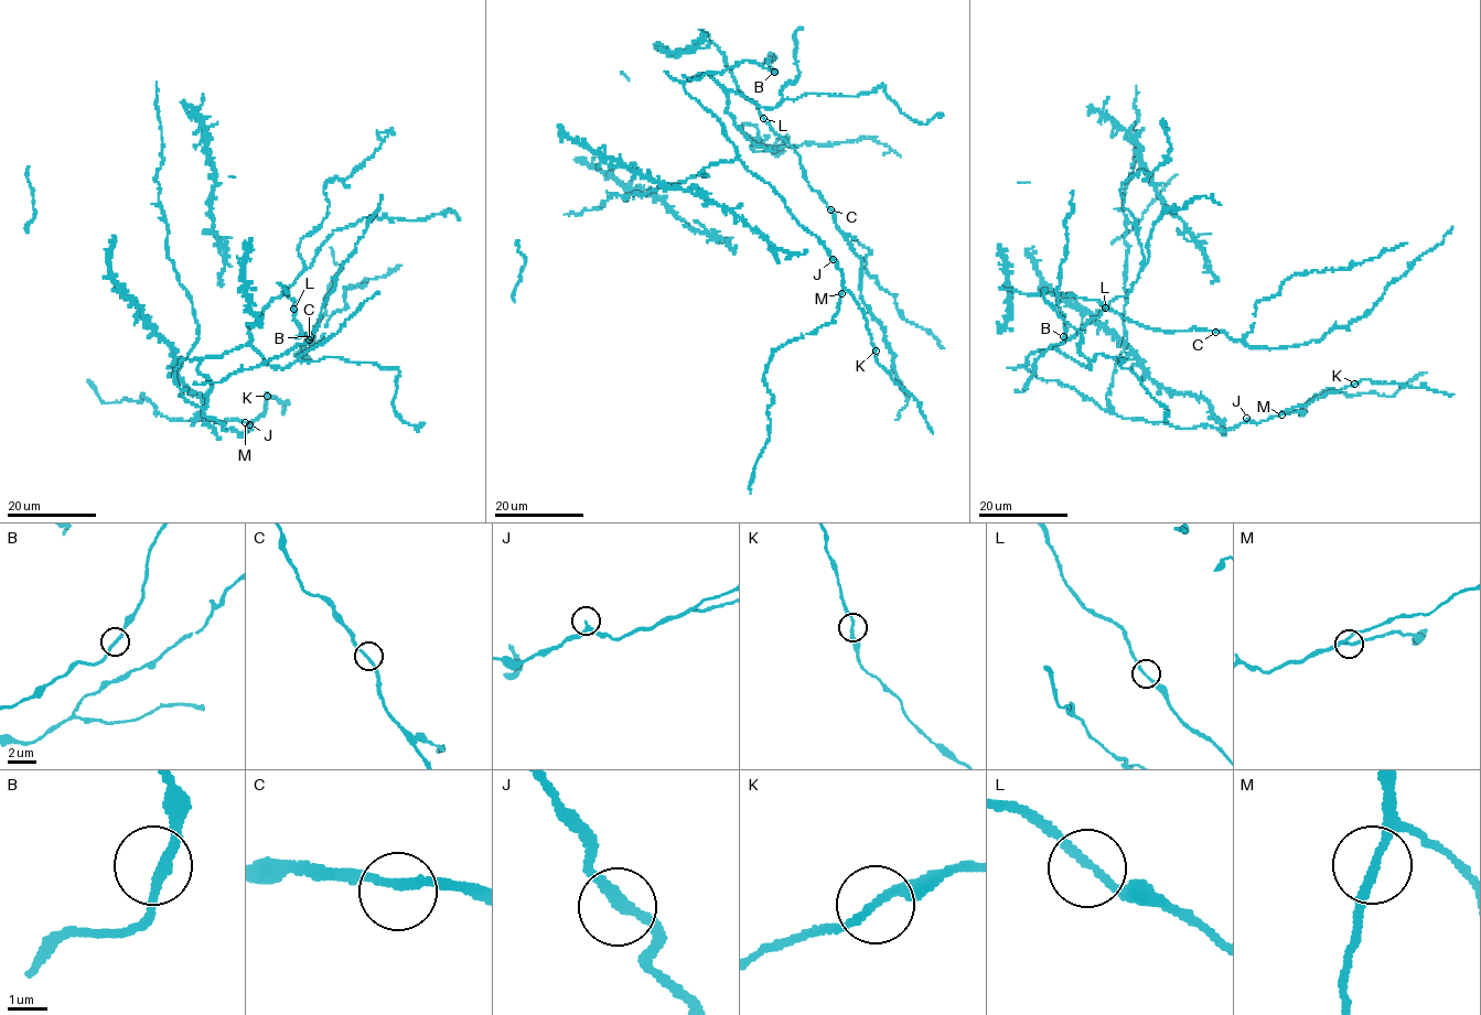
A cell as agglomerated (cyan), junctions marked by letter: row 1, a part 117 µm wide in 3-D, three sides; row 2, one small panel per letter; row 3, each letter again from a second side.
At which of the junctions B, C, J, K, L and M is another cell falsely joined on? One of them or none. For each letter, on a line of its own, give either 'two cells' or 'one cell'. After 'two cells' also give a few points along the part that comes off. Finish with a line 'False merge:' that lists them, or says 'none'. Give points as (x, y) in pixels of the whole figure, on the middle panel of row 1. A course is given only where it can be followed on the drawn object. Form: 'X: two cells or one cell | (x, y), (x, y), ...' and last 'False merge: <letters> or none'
B: one cell
C: one cell
J: one cell
K: one cell
L: one cell
M: one cell
False merge: none

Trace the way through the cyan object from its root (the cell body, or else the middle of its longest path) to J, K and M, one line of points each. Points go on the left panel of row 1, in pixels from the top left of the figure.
J: (200, 373), (211, 384), (204, 416), (223, 423), (225, 431), (235, 429), (240, 435), (249, 424)
K: (200, 373), (211, 384), (204, 416), (225, 431), (250, 430), (267, 396)
M: (200, 373), (211, 384), (204, 416), (223, 423), (225, 431), (235, 429), (240, 435), (251, 428), (245, 422)

